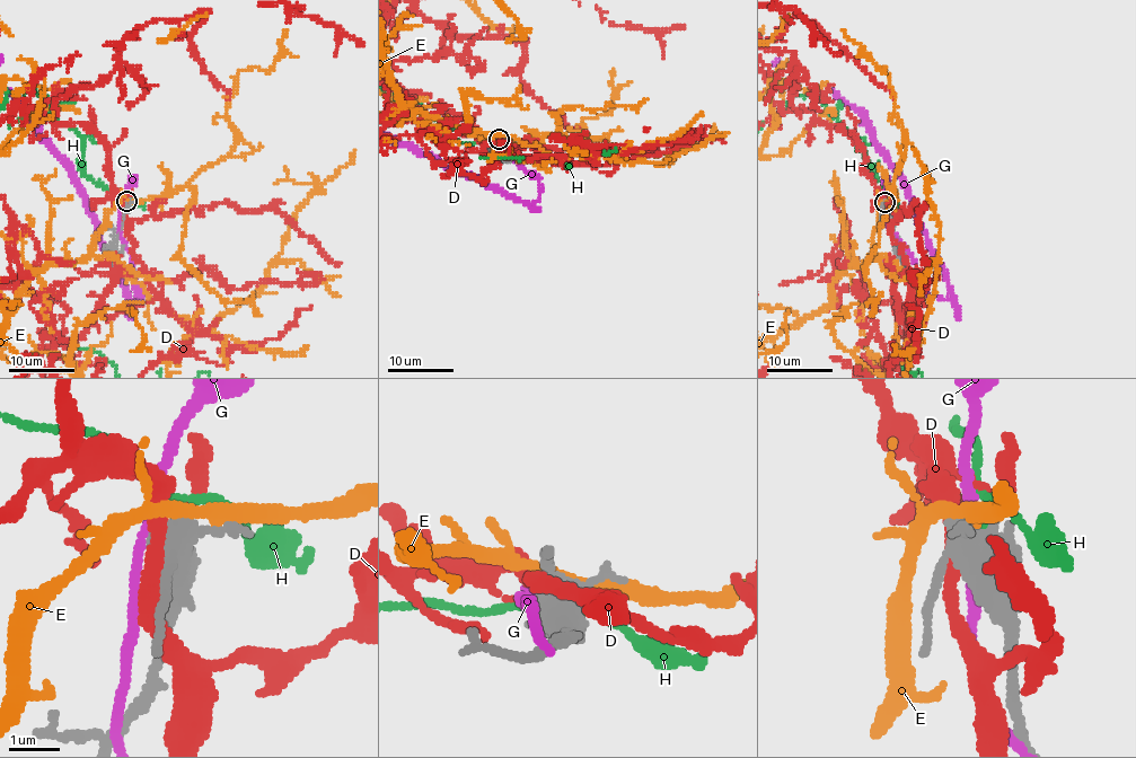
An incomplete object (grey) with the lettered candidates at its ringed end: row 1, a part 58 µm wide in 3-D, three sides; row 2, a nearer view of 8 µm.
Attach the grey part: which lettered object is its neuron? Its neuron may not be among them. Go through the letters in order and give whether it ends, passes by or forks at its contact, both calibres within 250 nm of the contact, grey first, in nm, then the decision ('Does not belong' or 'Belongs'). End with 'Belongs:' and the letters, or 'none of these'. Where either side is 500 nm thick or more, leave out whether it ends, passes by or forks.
D: It passes by. Thickness 460 nm (grey) against 280 nm. Does not belong
E: It passes by. Thickness 420 nm (grey) against 280 nm. Does not belong
G: It passes by. Thickness 440 nm (grey) against 170 nm. Does not belong
H: It passes by. Thickness 480 nm (grey) against 130 nm. Does not belong
Belongs: none of these

